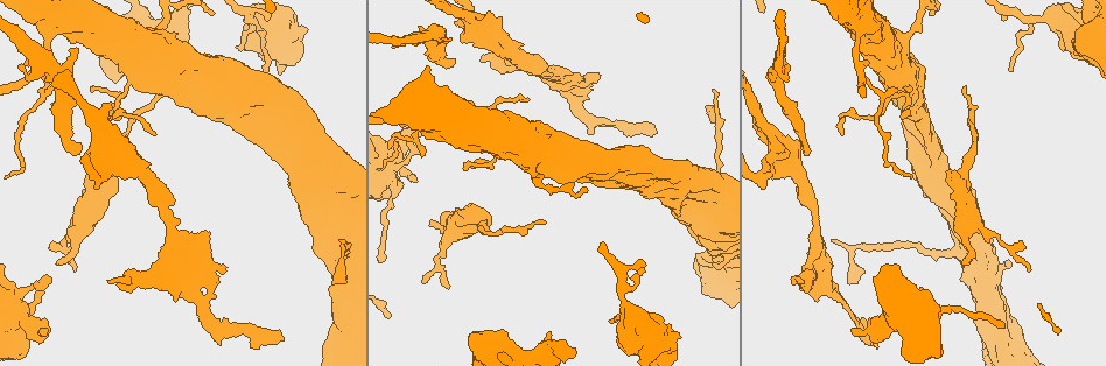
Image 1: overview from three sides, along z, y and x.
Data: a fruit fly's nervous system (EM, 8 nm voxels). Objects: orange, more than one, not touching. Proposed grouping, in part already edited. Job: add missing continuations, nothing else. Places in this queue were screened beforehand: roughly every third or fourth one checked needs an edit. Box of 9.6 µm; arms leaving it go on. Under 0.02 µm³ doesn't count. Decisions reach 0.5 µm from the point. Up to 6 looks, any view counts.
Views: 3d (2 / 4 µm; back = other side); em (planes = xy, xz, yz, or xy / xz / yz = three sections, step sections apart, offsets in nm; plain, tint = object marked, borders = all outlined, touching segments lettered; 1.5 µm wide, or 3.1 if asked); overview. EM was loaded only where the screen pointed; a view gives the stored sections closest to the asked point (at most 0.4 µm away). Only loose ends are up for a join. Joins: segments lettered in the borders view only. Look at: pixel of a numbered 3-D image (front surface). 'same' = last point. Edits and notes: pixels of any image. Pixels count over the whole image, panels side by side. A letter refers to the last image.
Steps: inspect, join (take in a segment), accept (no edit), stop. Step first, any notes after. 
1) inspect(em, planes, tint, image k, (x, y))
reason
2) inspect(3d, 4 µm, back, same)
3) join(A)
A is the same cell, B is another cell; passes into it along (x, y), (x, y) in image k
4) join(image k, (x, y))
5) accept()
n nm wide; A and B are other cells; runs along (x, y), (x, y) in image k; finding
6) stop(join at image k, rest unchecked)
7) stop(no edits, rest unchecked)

inspect(3d, 4 µm, image 1, (449, 41))
branch stops here

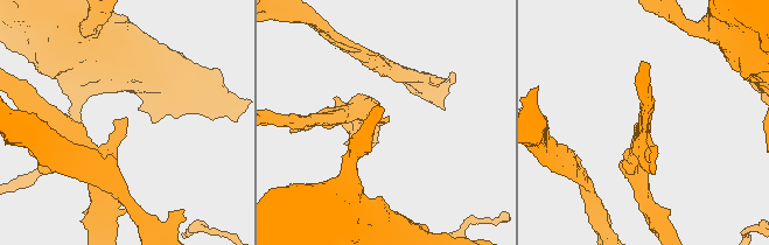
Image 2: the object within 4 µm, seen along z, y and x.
inspect(em, xy, step 8, borders, image 2, (387, 117))
now the EM

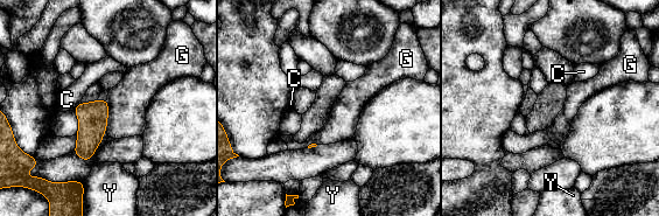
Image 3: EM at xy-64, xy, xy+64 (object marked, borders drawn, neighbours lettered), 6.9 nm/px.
accept()
200 nm wide; G touches over 200 nm; C, G and Y are other cells; none of them fits

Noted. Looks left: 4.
inspect(em, planes, tint, image 1, (803, 151))
an open end

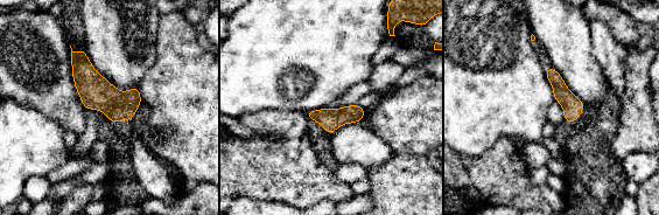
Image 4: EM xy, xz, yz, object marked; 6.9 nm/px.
inspect(em, planes, borders, same)
what lies round it

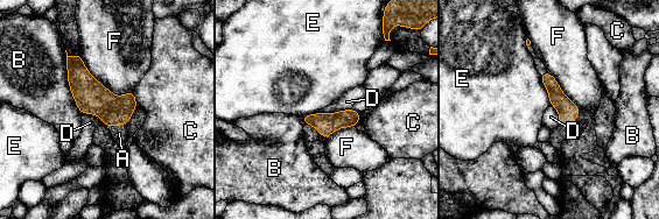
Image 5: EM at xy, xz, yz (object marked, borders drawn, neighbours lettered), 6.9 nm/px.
join(A)
F touches over 460 nm; A is the same cell, B, C, D, E and F are other cells; passes into it along (93, 98), (117, 125), (119, 133) in image 5; it goes on there

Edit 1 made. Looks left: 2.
stop(join at image 5, rest unchecked)

